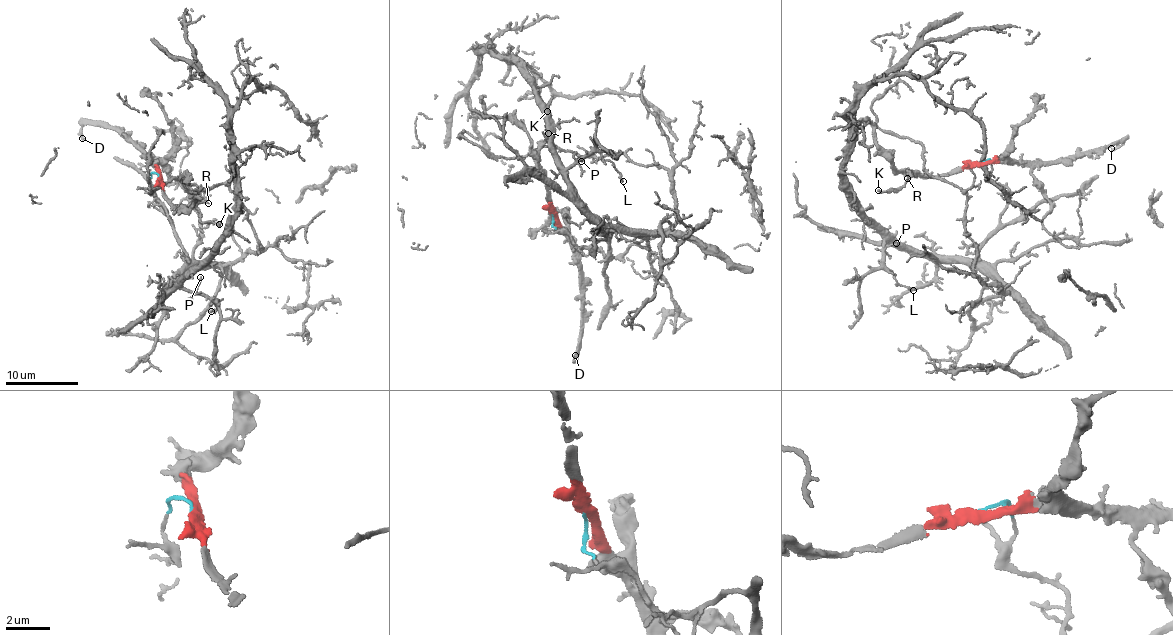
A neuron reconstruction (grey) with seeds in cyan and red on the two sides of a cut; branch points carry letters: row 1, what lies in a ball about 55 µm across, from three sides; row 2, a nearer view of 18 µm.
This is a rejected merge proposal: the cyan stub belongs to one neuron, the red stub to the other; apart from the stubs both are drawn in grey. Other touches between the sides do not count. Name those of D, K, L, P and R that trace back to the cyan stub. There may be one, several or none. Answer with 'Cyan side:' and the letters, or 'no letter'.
Cyan side: L, P

